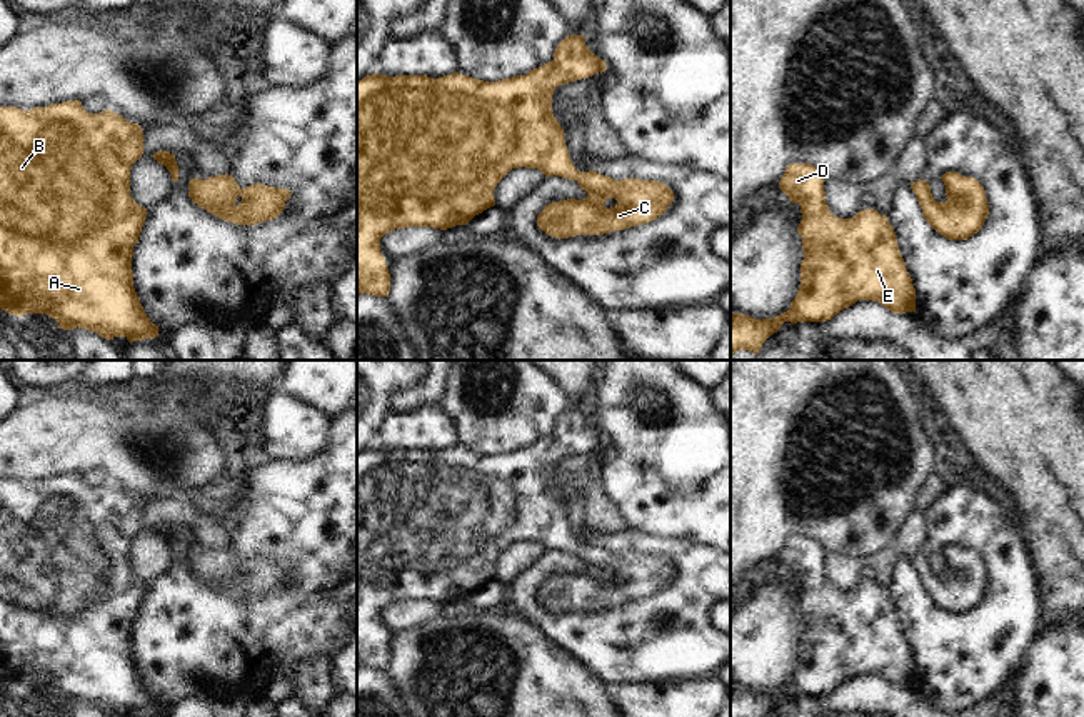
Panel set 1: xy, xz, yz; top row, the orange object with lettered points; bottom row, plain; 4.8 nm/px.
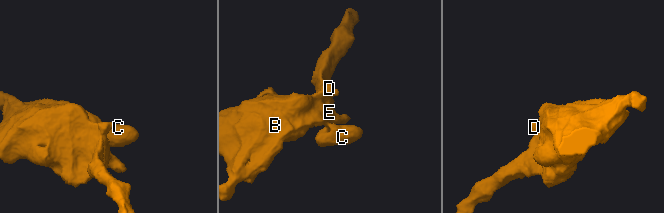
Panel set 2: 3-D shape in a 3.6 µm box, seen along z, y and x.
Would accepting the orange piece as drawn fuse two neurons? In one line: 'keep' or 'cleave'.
keep

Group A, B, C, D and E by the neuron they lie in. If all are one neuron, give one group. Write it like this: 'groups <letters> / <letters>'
groups A B C D E

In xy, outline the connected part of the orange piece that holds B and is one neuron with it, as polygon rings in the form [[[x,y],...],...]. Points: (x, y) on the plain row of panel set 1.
[[[80,474],[22,484],[0,480],[0,682],[22,690],[45,687],[63,704],[87,702],[110,714],[158,710],[133,662],[132,630],[147,582],[130,570],[130,542],[143,529],[138,497],[103,484],[88,487]]]

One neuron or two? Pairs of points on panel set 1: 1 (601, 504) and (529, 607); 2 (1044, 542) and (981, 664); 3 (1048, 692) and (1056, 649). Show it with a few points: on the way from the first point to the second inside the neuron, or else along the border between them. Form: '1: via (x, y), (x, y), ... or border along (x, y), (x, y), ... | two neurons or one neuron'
1: border along (626, 529), (599, 534), (586, 531) | two neurons
2: border along (1023, 539), (1041, 602) | two neurons
3: via (1056, 682), (1056, 659) | one neuron

